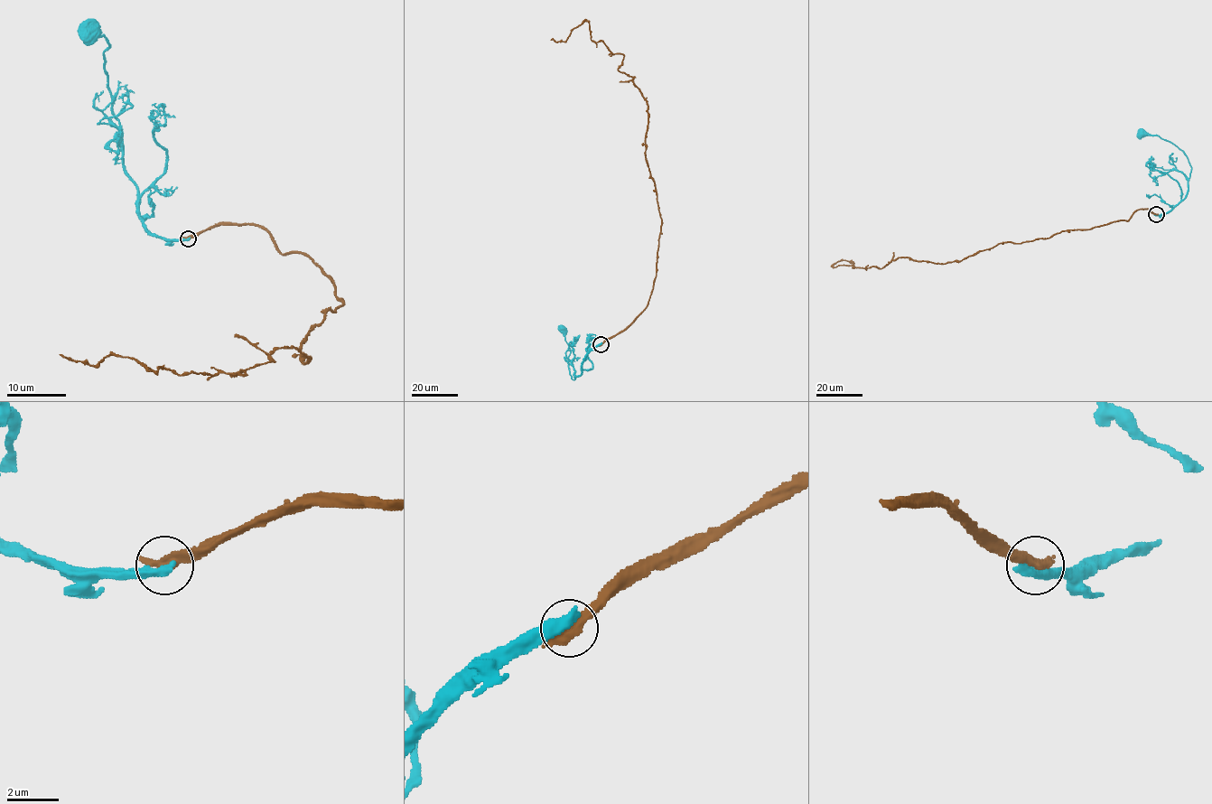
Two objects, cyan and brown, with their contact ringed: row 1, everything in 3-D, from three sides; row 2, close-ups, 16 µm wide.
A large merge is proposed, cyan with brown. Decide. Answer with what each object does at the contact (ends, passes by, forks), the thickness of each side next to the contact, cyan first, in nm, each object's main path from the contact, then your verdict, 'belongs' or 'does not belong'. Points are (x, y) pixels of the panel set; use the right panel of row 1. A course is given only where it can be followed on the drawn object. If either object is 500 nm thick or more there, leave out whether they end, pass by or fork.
440/500 nm | cyan via (1156, 215), (1172, 210), (1185, 196), (1191, 165), (1187, 155), (1170, 143), (1142, 132) | brown via (1156, 214), (1137, 209), (1127, 220), (1004, 242), (946, 263), (898, 257), (881, 268), (834, 266), (852, 260) | does not belong

